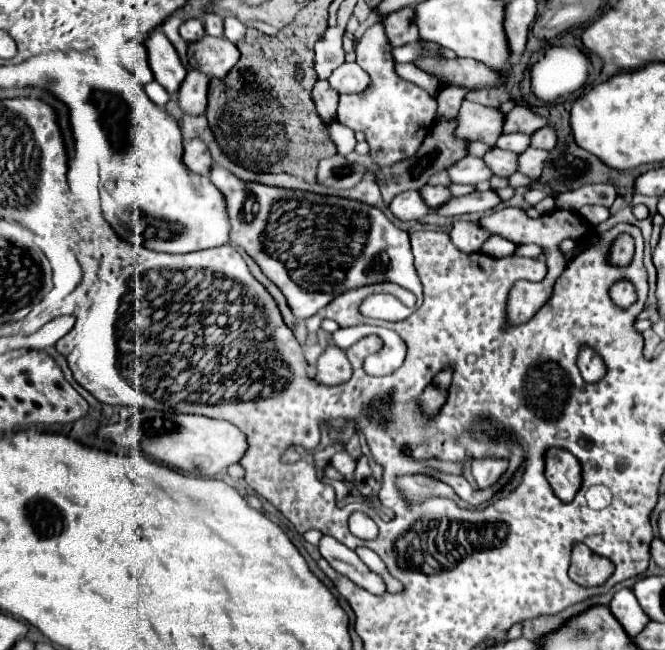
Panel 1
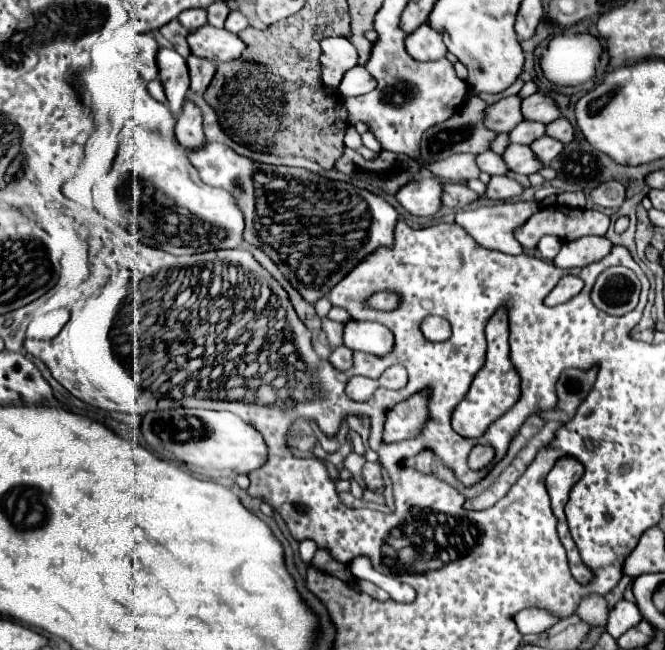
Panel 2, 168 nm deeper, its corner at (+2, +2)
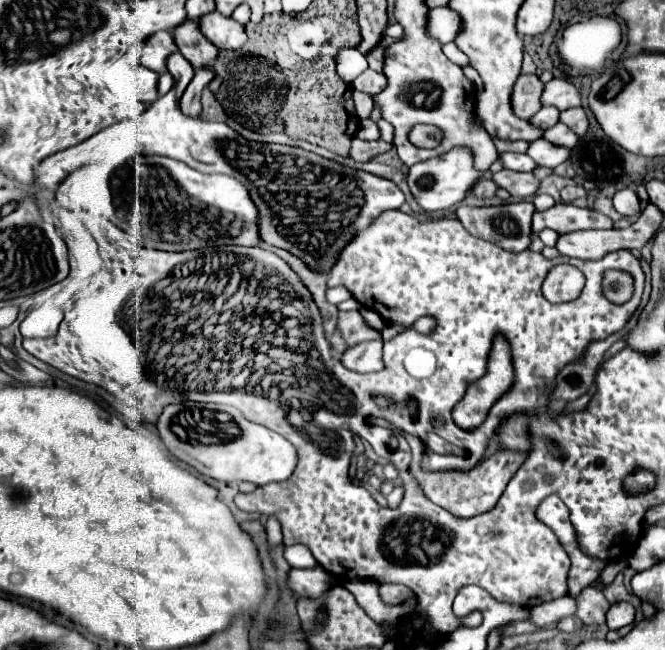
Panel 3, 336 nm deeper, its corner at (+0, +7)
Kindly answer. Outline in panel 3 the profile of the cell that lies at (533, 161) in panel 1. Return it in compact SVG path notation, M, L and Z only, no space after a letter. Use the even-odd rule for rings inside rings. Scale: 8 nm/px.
M561 122L555 124L553 128L545 130L545 132L543 132L543 138L549 140L551 144L555 144L555 146L565 146L565 148L573 148L575 142L579 140L577 134L571 132L571 130L569 130L565 124L561 124Z

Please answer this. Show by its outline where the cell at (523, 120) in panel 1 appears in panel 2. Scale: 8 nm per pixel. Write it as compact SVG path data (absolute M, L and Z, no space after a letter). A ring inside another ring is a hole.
M541 91L531 95L531 97L527 97L527 99L523 99L521 111L523 111L525 119L541 121L541 123L551 123L551 121L555 121L561 115L557 103L553 101L553 97L545 95Z

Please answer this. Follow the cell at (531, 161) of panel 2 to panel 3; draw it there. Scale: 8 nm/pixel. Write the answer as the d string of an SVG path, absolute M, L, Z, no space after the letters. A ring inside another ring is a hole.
M539 138L539 140L529 142L529 148L527 148L527 156L537 166L547 166L547 168L553 168L553 166L565 162L569 158L569 154L571 154L571 150L559 148L555 144L547 142L545 138Z

